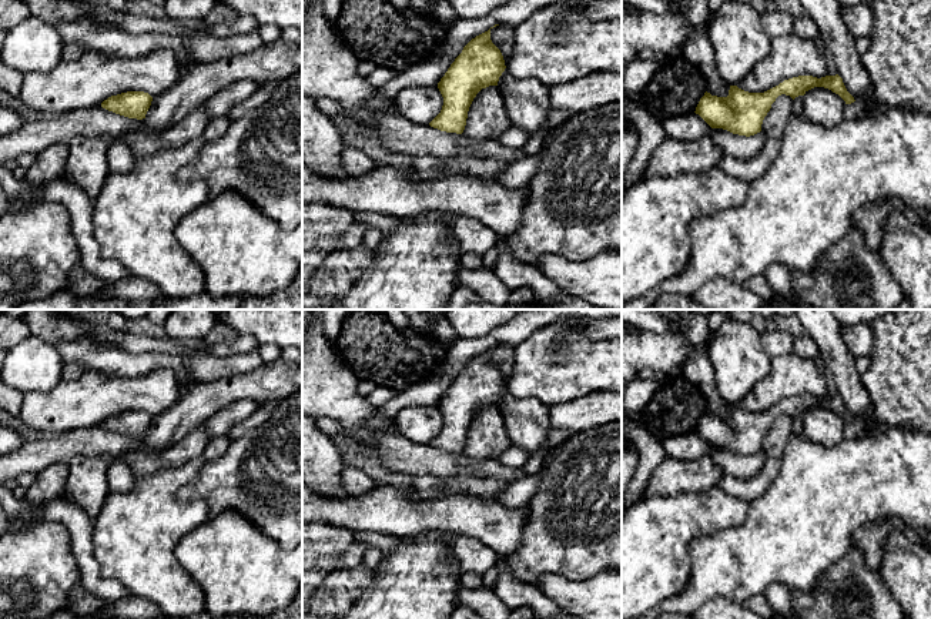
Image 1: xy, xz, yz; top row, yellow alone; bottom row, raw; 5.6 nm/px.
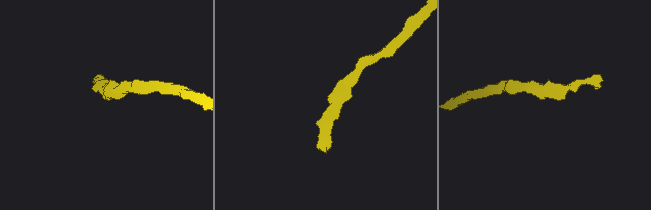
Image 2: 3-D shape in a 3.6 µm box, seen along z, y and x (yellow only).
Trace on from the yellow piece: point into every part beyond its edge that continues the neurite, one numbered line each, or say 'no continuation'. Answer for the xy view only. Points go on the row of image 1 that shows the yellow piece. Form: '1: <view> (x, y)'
no continuation

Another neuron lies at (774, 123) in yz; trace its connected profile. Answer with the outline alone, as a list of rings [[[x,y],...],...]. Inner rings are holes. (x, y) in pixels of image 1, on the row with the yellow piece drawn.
[[[786,94],[778,96],[763,120],[761,133],[767,138],[781,140],[791,116],[793,98]]]

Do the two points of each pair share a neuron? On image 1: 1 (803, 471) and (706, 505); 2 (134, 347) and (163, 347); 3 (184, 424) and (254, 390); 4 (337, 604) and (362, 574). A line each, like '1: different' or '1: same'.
1: different
2: same
3: same
4: same

